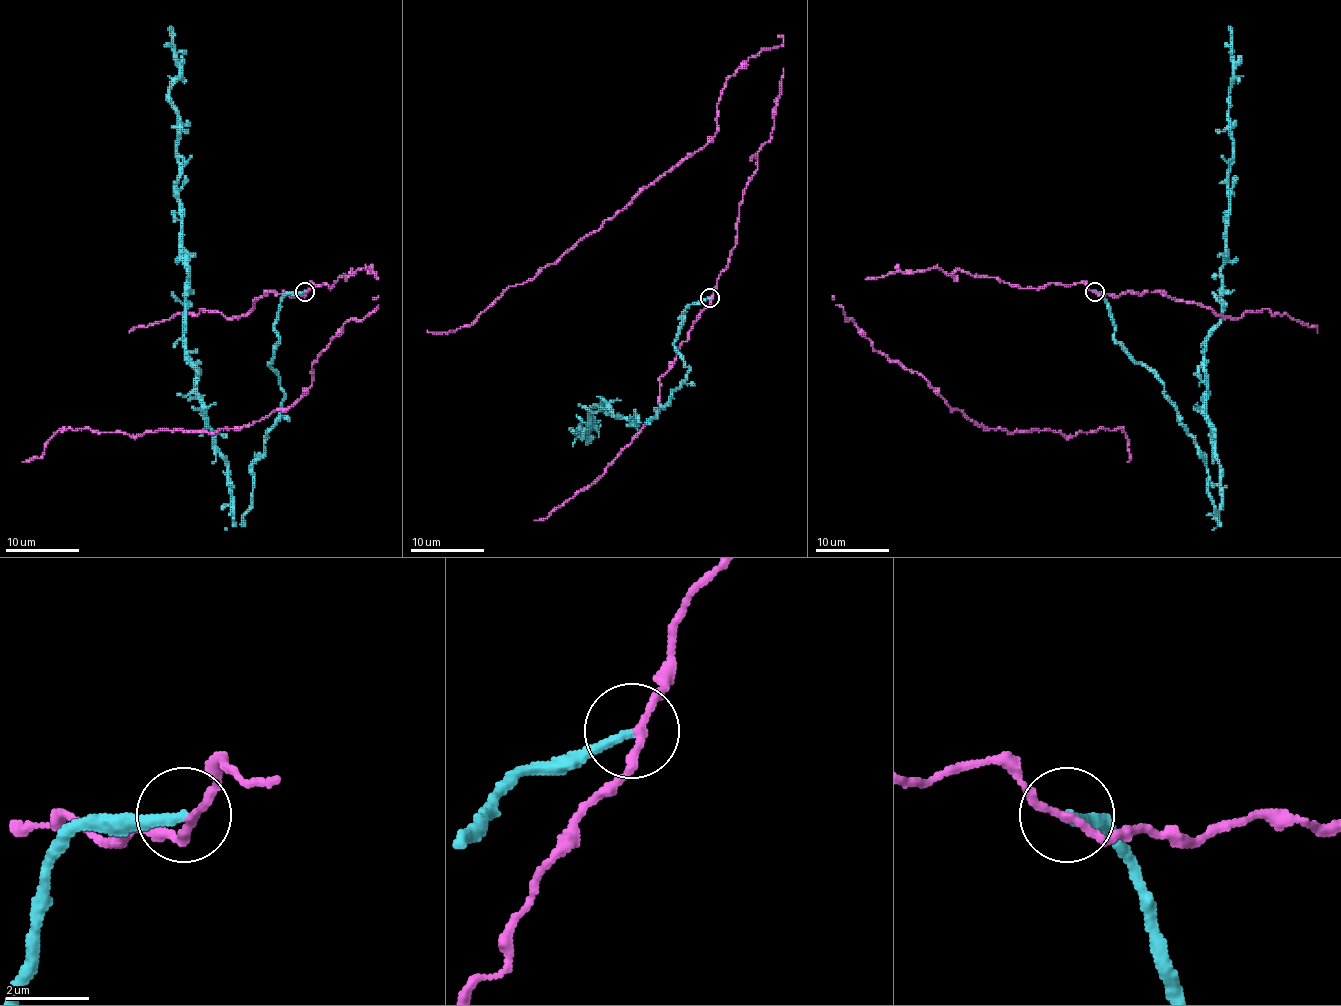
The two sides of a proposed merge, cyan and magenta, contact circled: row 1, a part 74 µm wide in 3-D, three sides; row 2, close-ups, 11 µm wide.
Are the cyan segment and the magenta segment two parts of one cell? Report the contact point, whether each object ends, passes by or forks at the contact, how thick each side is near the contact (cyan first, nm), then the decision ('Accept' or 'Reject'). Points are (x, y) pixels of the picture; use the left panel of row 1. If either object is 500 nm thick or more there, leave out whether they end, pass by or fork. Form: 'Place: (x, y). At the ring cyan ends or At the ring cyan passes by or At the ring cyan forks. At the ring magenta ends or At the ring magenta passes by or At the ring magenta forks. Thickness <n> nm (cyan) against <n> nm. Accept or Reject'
Place: (305, 291). At the ring cyan ends. At the ring magenta passes by. Thickness 240 nm (cyan) against 180 nm. Reject

